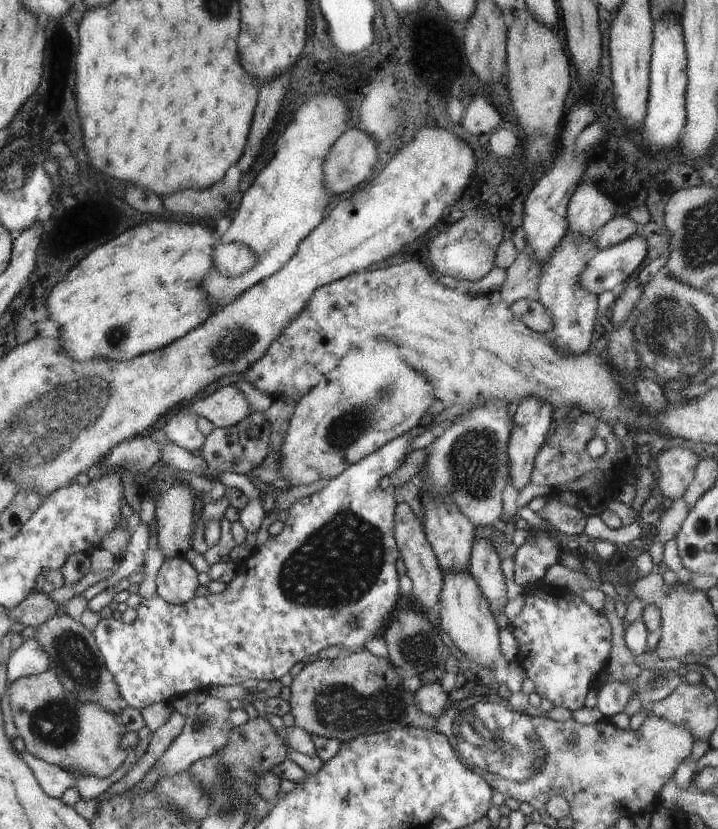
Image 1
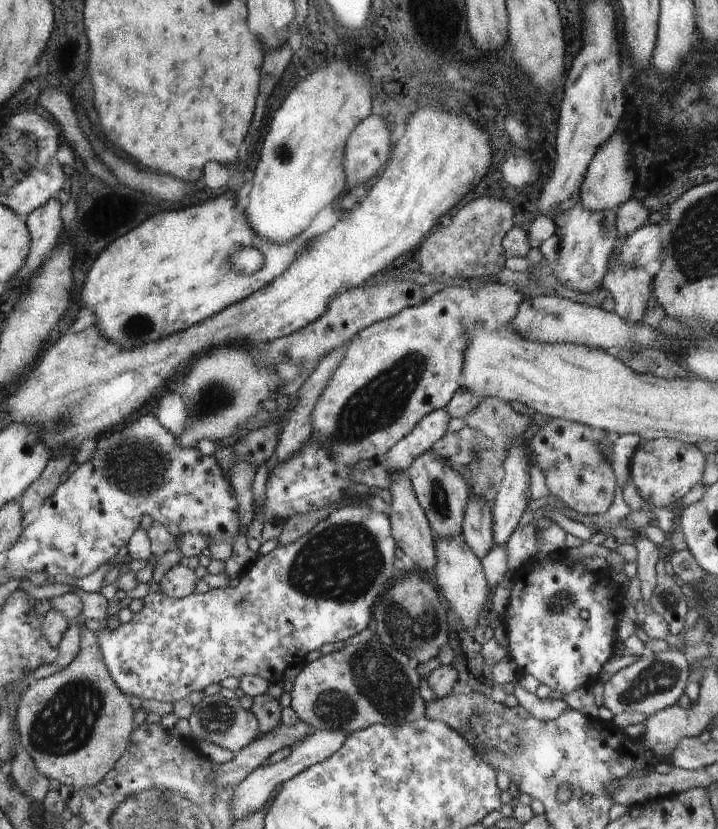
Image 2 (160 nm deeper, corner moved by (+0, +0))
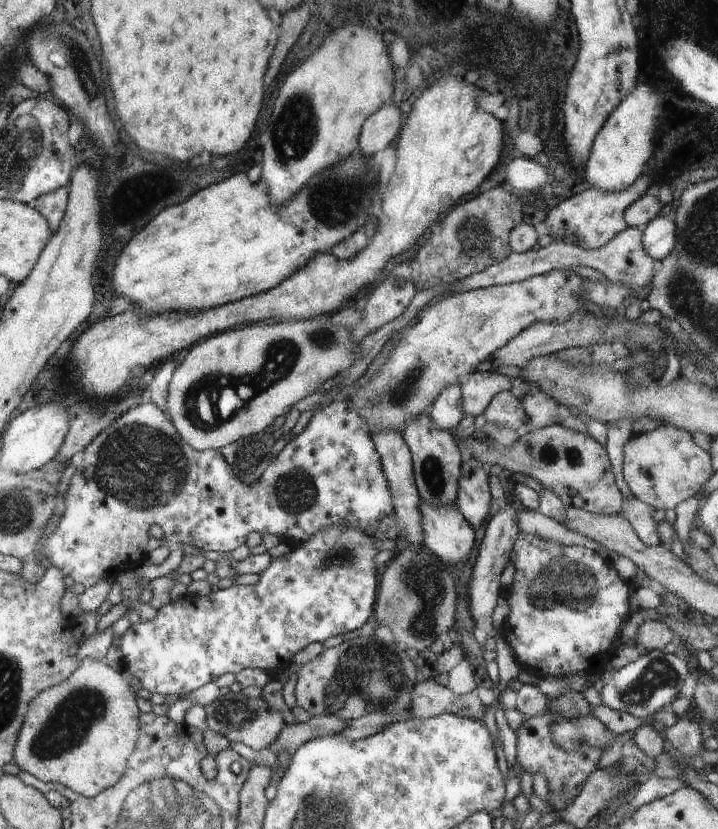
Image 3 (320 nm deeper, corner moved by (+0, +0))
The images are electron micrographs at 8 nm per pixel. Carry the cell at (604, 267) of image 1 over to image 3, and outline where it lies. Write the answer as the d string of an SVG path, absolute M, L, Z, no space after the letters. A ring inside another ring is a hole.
M660 216L654 218L644 228L642 244L646 254L654 262L660 262L670 255L676 244L676 226L672 220Z

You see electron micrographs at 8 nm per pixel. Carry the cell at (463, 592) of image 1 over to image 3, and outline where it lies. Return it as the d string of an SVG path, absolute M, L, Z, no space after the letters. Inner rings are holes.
M420 502L424 547L446 564L465 562L475 541L475 530L464 520L462 512L450 506L436 508Z

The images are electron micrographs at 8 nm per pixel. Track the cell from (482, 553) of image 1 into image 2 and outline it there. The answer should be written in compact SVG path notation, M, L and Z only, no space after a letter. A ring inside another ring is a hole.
M470 494L461 534L467 546L480 560L493 548L491 497Z

